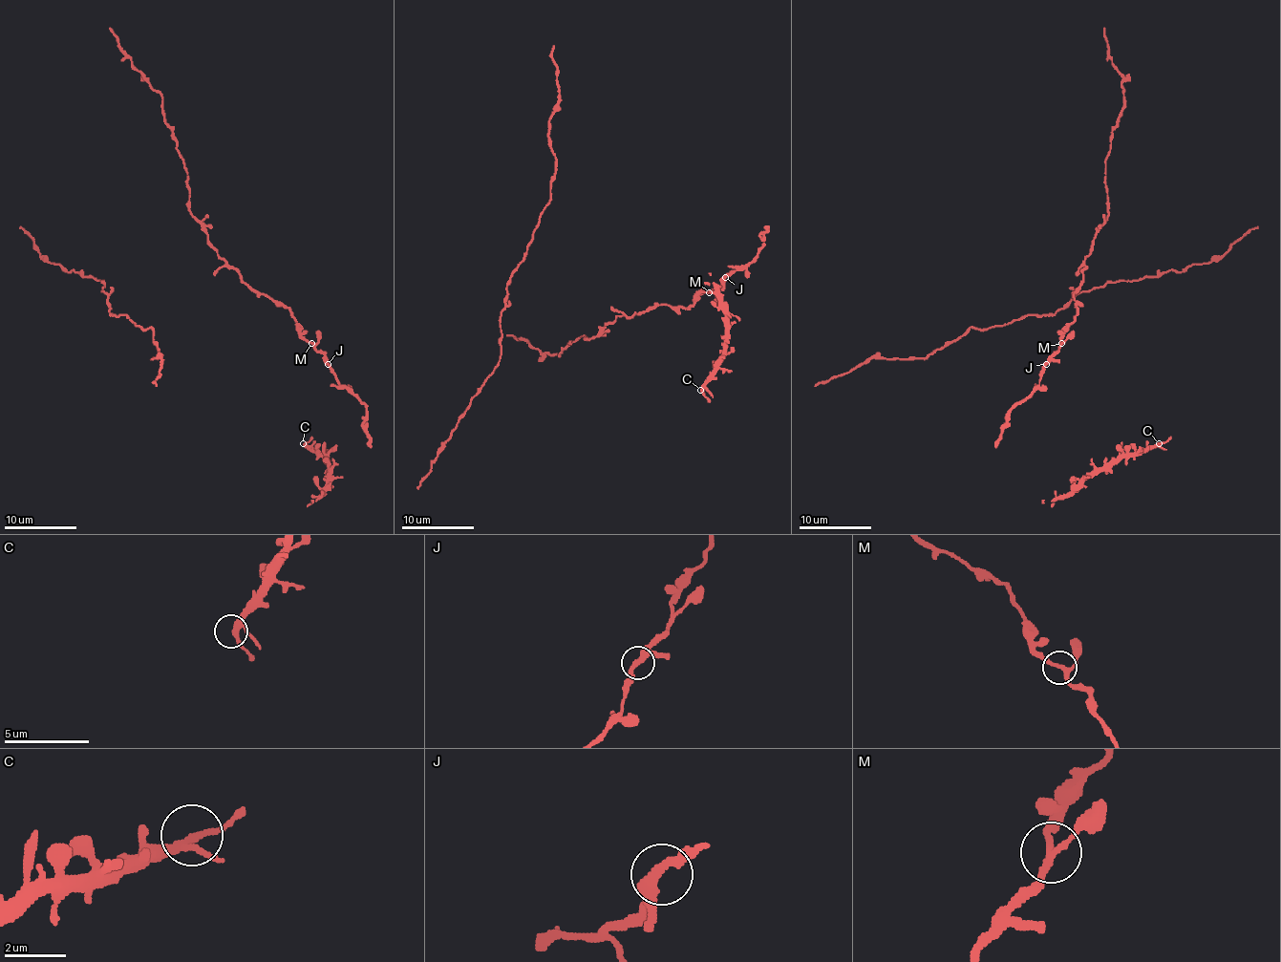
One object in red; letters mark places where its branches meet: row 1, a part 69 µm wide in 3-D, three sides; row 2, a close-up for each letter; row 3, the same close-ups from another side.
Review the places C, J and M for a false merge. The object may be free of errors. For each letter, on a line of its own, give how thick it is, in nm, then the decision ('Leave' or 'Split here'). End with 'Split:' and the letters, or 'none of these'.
C: Thickness 240 nm. Leave
J: Thickness 280 nm. Leave
M: Thickness 200 nm. Leave
Split: none of these

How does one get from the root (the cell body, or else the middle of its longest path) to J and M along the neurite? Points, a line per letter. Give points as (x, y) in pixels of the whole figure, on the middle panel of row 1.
J: (611, 306), (628, 317), (642, 313), (656, 304), (688, 308), (702, 291), (711, 291), (725, 277)
M: (611, 306), (629, 317), (656, 304), (688, 308), (702, 291), (709, 291)

